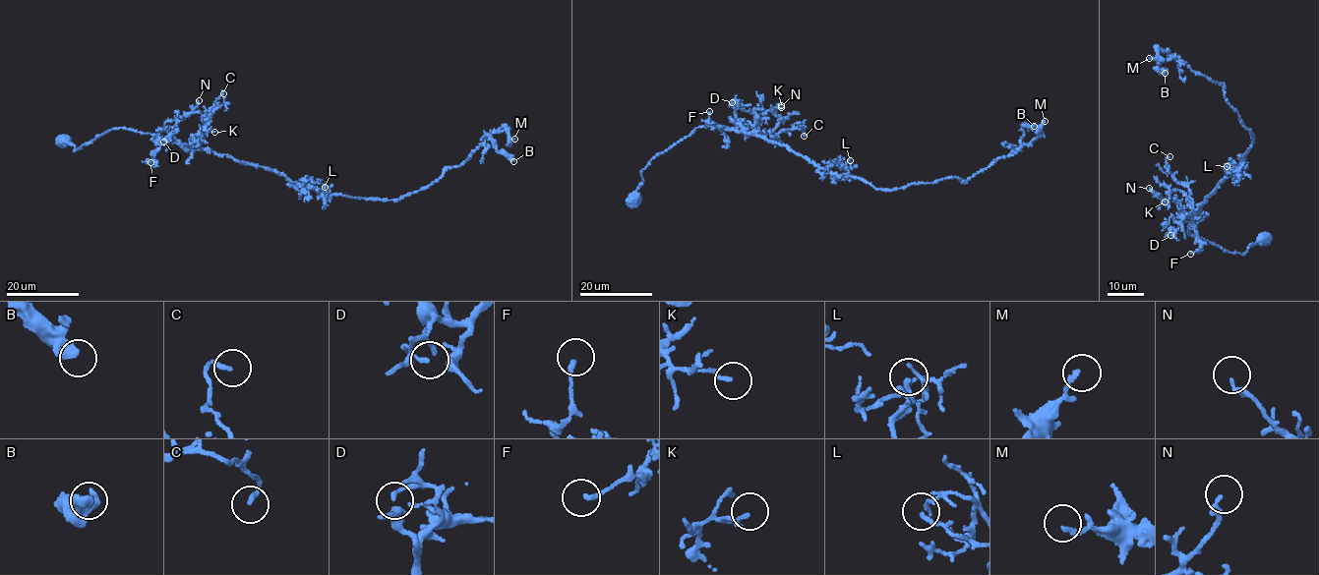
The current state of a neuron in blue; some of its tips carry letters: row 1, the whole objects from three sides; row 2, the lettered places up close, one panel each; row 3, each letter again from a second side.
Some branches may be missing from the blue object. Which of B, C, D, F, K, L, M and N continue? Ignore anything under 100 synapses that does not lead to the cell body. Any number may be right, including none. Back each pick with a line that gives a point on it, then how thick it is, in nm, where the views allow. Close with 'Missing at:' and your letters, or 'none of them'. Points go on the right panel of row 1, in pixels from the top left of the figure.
Missing at: none of them

